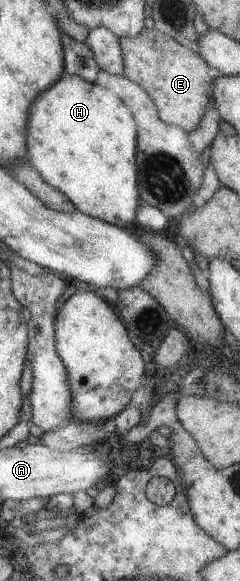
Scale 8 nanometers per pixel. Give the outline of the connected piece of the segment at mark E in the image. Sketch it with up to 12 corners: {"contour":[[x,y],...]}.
{"contour":[[154,27],[118,38],[122,75],[184,132],[213,102],[203,58]]}

